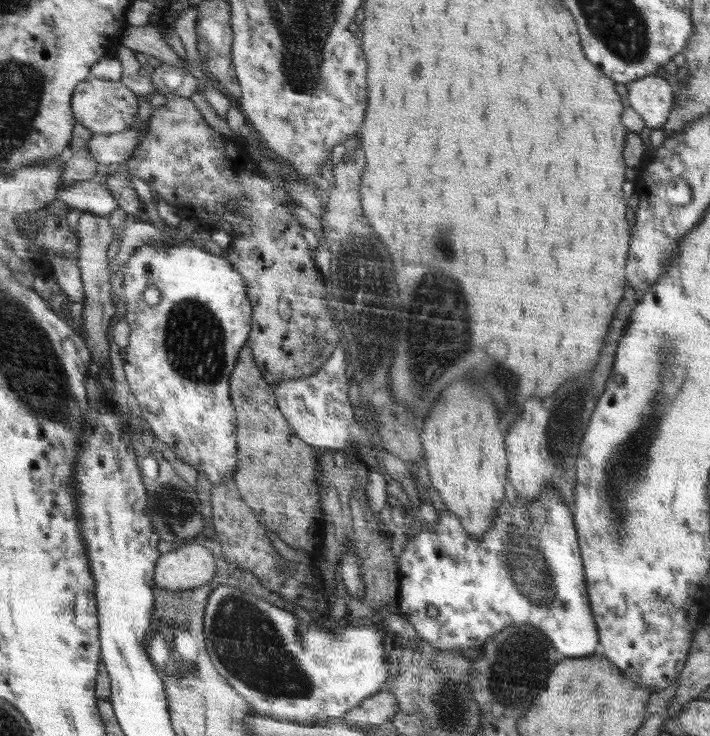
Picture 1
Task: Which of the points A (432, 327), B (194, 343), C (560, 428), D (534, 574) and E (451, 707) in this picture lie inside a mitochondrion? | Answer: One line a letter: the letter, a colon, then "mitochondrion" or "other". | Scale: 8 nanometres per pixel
A: mitochondrion
B: mitochondrion
C: mitochondrion
D: mitochondrion
E: mitochondrion

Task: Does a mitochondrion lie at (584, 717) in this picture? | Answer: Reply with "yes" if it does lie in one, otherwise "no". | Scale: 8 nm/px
no

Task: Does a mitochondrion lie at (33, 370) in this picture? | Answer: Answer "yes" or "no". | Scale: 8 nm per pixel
yes

